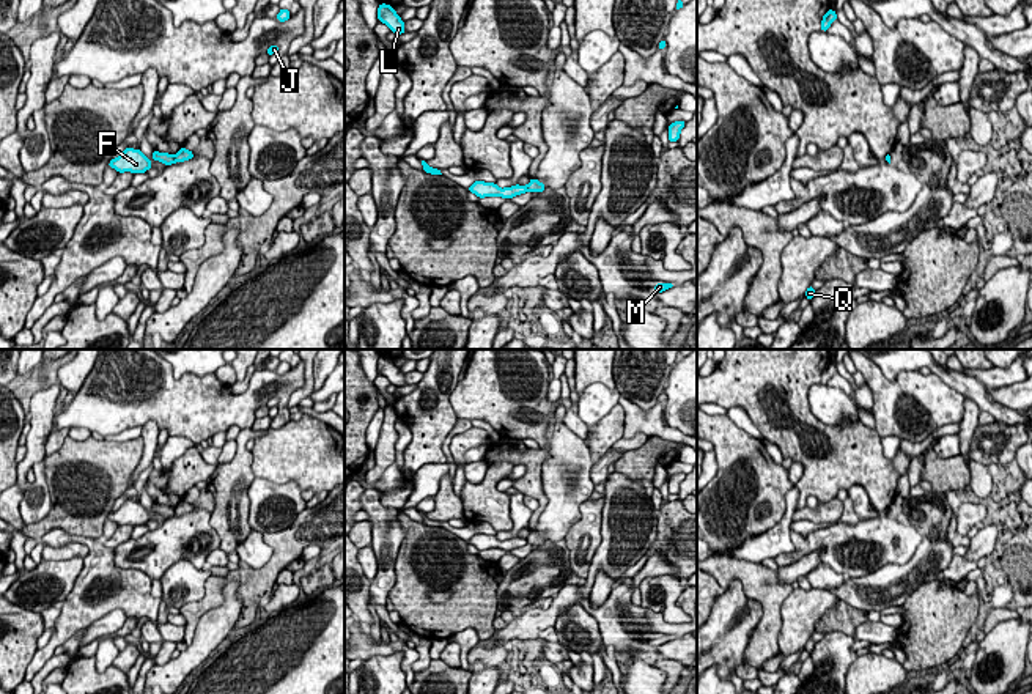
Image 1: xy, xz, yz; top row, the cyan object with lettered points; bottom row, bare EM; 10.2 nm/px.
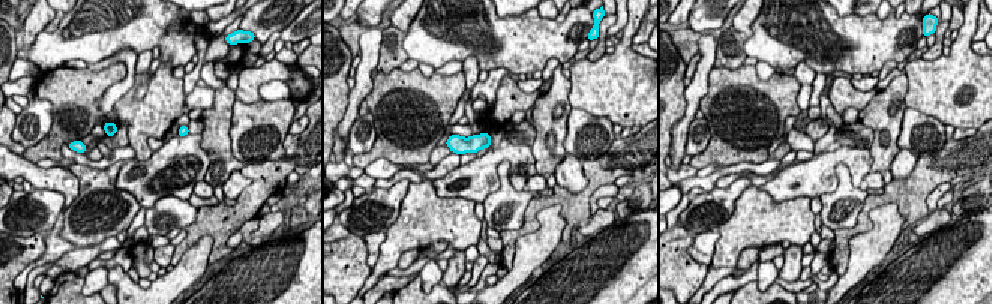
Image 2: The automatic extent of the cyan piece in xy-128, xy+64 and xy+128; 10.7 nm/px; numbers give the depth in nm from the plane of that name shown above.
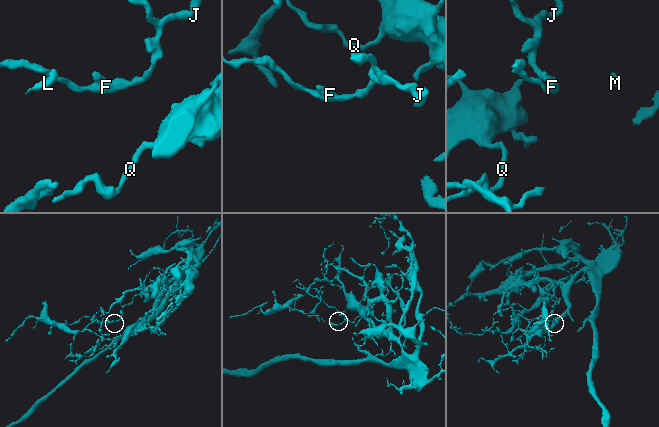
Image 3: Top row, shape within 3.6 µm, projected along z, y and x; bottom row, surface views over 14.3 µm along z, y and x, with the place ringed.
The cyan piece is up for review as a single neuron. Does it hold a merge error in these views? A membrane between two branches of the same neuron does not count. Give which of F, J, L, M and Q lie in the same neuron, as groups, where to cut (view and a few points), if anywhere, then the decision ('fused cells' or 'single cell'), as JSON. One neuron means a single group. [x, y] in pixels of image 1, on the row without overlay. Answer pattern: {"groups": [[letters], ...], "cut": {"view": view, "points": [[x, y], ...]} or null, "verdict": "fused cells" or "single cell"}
{"groups": [["F", "L"], ["J", "M", "Q"]], "cut": {"view": "xy", "points": [[173, 509], [175, 513]]}, "verdict": "fused cells"}

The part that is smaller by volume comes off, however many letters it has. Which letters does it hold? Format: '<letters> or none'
F, L

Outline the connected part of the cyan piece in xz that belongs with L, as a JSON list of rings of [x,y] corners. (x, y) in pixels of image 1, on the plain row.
[[[381,356],[378,360],[378,373],[384,375],[390,384],[401,387],[406,386],[404,373],[400,371],[400,367],[395,365],[395,360],[390,357]]]

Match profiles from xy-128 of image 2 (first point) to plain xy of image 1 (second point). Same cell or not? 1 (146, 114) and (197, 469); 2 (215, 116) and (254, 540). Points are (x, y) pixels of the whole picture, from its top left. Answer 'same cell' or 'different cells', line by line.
1: same cell
2: different cells

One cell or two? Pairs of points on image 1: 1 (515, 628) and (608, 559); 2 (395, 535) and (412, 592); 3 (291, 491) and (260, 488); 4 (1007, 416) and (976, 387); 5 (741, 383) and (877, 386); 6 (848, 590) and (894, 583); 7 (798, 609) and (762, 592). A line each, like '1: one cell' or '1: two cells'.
1: one cell
2: two cells
3: one cell
4: one cell
5: two cells
6: one cell
7: two cells

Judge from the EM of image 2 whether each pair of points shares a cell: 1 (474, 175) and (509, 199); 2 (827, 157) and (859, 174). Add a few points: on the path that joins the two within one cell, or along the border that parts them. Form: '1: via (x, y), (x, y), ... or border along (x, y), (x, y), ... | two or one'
1: border along (506, 159), (499, 165), (500, 186), (482, 202) | two
2: via (836, 157), (845, 157), (853, 165) | one

